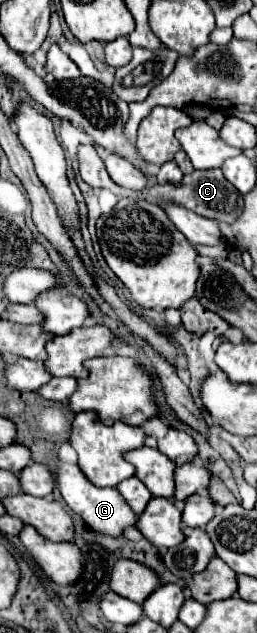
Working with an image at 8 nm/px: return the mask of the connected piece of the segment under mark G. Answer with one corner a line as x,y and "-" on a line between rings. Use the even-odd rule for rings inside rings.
57,463
57,485
59,491
65,499
65,503
83,517
83,521
97,533
109,535
109,537
123,537
127,527
135,527
137,523
137,515
133,513
133,509
127,505
127,501
121,497
121,493
113,487
95,487
85,473
77,467
77,465
69,465
69,463

